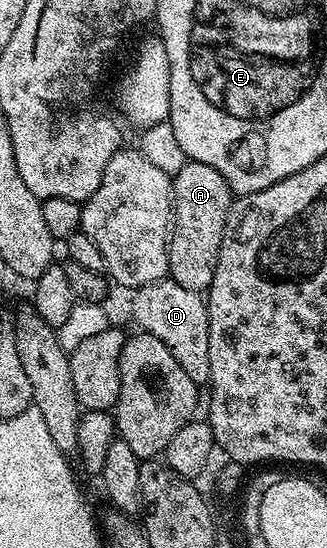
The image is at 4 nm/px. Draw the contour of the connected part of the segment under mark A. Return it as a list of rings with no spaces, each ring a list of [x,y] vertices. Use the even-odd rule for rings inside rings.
[[[186,161],[184,168],[172,176],[174,188],[174,216],[170,235],[169,277],[180,288],[209,291],[212,276],[216,276],[216,260],[220,252],[226,221],[232,213],[232,191],[228,180],[208,168],[208,164]]]

